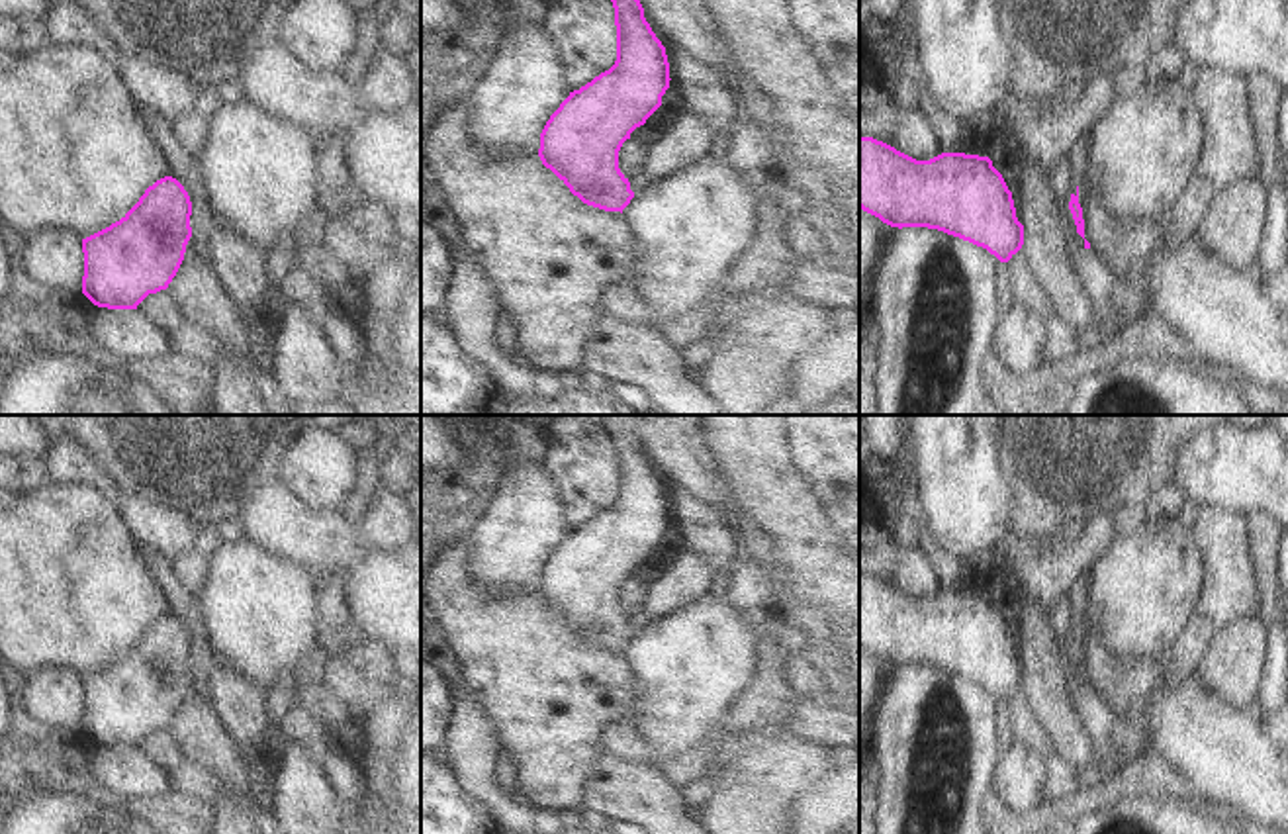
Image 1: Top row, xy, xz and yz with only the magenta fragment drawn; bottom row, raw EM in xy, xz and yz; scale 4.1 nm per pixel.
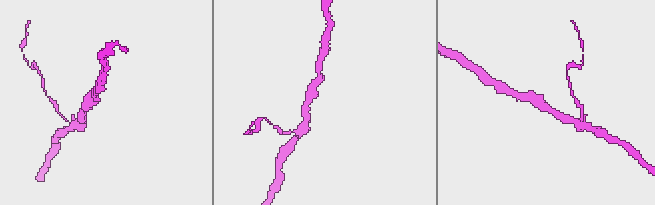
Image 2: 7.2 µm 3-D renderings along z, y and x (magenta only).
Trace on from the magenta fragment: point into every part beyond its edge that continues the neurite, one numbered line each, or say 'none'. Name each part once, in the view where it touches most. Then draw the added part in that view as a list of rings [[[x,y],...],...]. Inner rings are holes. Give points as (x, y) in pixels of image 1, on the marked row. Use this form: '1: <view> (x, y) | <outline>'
none

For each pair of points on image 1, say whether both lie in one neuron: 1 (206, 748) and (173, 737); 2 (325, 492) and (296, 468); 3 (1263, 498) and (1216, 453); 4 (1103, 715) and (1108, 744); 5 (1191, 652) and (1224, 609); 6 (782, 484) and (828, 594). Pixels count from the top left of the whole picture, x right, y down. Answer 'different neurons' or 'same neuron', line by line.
1: same neuron
2: same neuron
3: same neuron
4: same neuron
5: same neuron
6: same neuron

